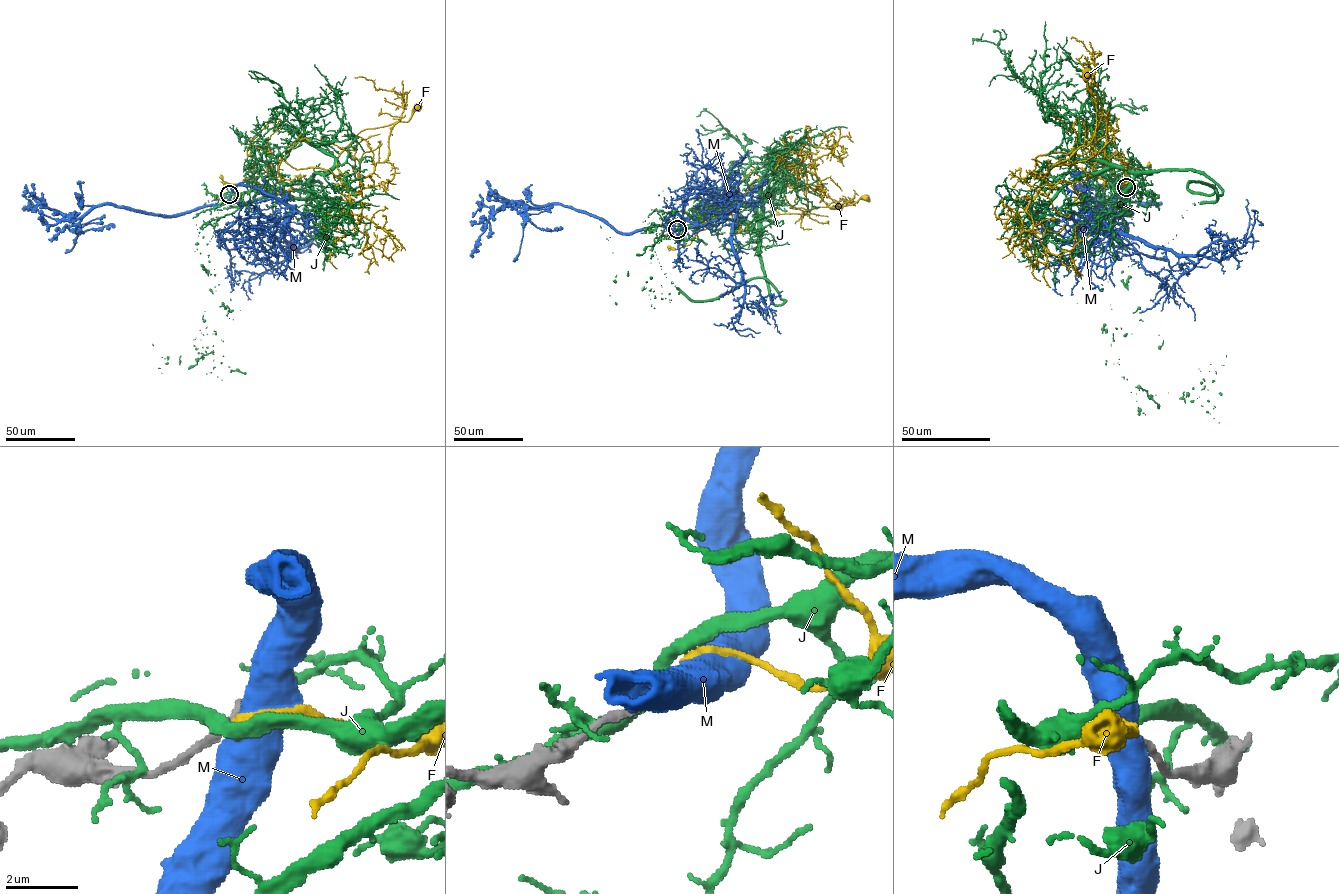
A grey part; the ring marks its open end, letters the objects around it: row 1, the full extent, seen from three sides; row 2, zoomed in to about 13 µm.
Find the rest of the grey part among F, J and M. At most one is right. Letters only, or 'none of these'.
F

